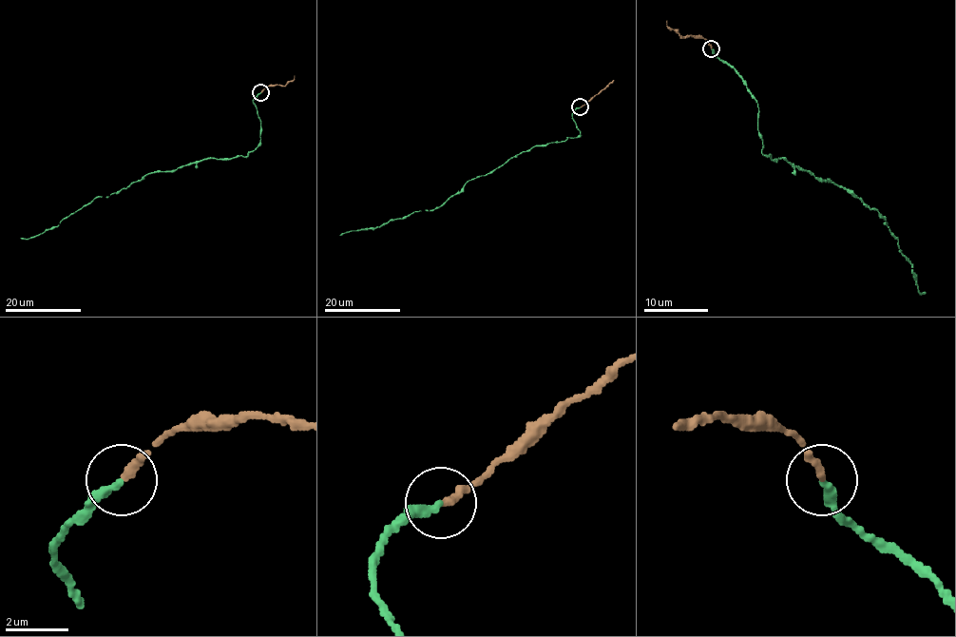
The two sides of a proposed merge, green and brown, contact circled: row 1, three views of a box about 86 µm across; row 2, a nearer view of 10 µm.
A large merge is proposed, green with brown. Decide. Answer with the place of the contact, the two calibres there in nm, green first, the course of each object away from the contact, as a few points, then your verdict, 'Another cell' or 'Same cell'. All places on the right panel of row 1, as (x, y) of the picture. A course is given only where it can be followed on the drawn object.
Place: (711, 48). Thickness 280 nm (green) against 280 nm. Course of green: (712, 48), (758, 104), (764, 155), (834, 183), (876, 209), (898, 240), (919, 292), (926, 292). Course of brown: (712, 48), (704, 38), (681, 37), (667, 26), (667, 21). Same cell

